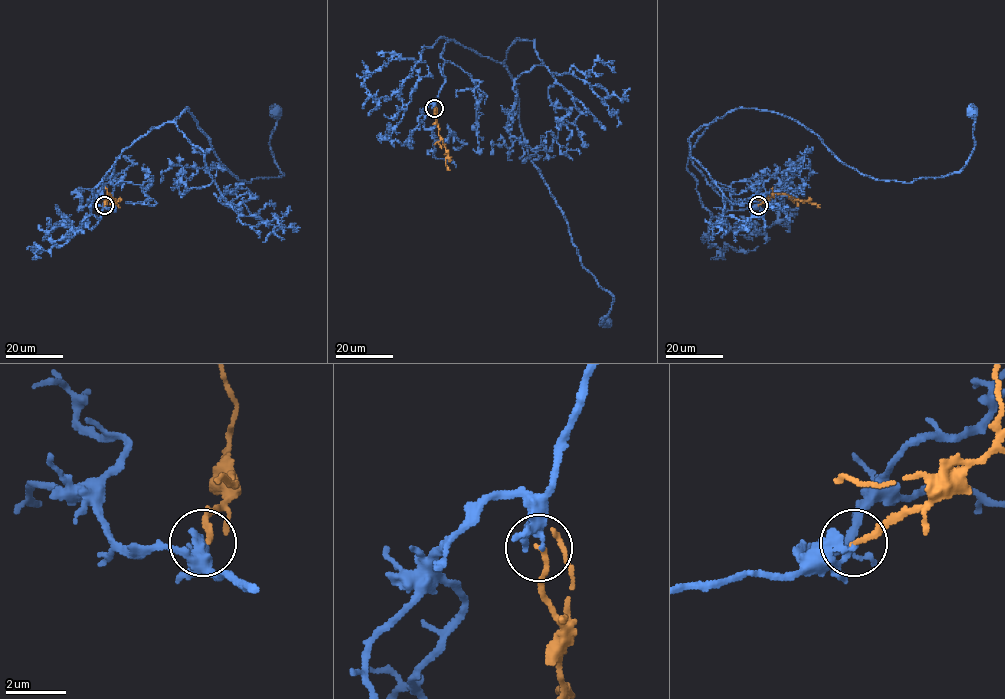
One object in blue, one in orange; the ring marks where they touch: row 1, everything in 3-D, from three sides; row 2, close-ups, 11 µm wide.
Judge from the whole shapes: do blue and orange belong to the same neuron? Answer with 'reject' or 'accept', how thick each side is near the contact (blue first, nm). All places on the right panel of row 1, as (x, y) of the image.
reject; calibres 180 and 170 nm

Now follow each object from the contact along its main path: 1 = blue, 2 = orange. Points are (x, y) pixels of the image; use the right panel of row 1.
1: (758, 205), (734, 210), (690, 157), (739, 108), (907, 182), (958, 172), (972, 110)
2: (758, 205), (774, 193), (786, 193), (790, 199), (807, 200), (820, 207)

